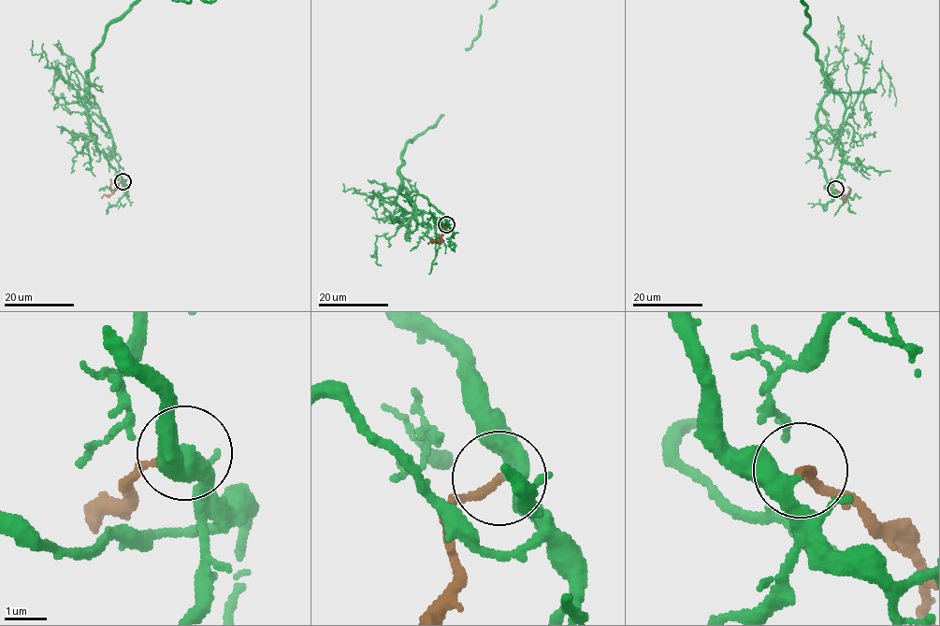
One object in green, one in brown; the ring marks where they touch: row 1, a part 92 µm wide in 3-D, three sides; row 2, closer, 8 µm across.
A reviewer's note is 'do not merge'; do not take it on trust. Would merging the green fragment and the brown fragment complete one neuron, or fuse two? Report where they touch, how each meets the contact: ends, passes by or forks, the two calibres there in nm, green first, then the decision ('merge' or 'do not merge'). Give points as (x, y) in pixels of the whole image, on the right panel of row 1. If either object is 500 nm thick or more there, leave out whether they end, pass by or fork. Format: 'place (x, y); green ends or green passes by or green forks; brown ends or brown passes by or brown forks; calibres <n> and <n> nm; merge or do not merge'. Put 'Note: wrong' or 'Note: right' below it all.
place (835, 189); green passes by; brown ends; calibres 320 and 200 nm; merge
Note: wrong

